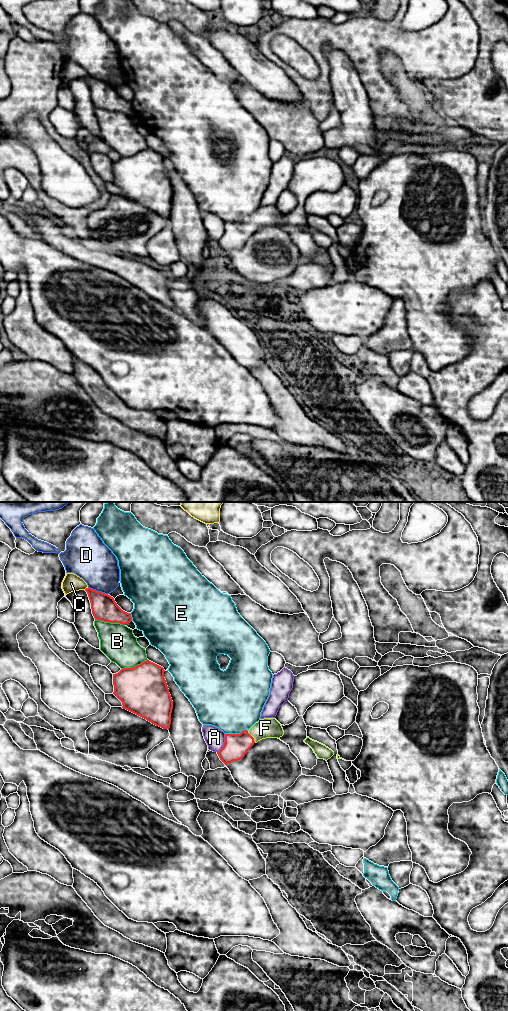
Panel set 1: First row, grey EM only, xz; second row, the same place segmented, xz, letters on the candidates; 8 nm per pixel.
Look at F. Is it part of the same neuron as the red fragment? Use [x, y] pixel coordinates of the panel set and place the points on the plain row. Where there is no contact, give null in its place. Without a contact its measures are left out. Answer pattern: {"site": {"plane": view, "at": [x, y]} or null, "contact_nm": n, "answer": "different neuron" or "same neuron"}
{"site": {"plane": "xz", "at": [252, 225]}, "contact_nm": 120, "answer": "same neuron"}

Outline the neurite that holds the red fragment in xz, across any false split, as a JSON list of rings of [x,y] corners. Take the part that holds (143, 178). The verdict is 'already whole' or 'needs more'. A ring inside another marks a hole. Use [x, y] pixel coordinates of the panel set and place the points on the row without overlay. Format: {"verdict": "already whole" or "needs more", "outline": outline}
{"verdict": "already whole", "outline": [[[147,148],[133,156],[121,157],[113,162],[113,182],[126,197],[163,217],[170,216],[173,189],[164,166],[164,156]]]}

